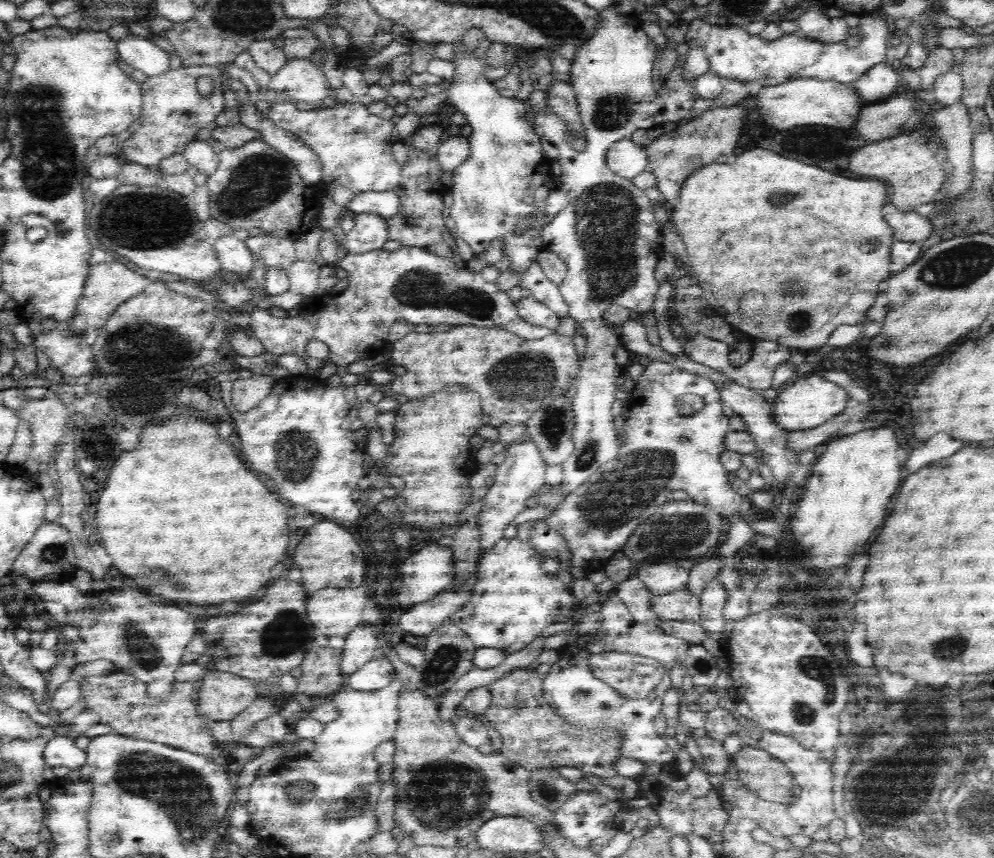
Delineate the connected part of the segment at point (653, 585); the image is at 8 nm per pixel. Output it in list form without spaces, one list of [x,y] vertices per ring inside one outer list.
[[[661,562],[654,566],[638,568],[638,578],[646,584],[646,588],[654,596],[670,594],[674,590],[686,589],[689,569],[680,568],[680,565]]]

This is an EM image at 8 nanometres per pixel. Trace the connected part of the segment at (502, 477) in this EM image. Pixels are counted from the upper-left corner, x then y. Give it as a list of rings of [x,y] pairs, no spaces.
[[[524,439],[514,442],[506,447],[504,453],[506,458],[497,466],[494,483],[481,500],[482,508],[476,514],[481,550],[492,548],[503,537],[503,530],[516,518],[516,514],[528,505],[526,500],[530,496],[537,496],[546,487],[544,478],[548,465],[542,459],[542,453],[534,441]]]

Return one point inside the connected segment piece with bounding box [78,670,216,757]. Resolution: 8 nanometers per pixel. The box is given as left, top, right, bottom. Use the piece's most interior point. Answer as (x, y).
(120, 700)

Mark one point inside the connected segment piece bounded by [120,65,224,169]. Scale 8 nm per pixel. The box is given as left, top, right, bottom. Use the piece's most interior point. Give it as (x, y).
(173, 110)

